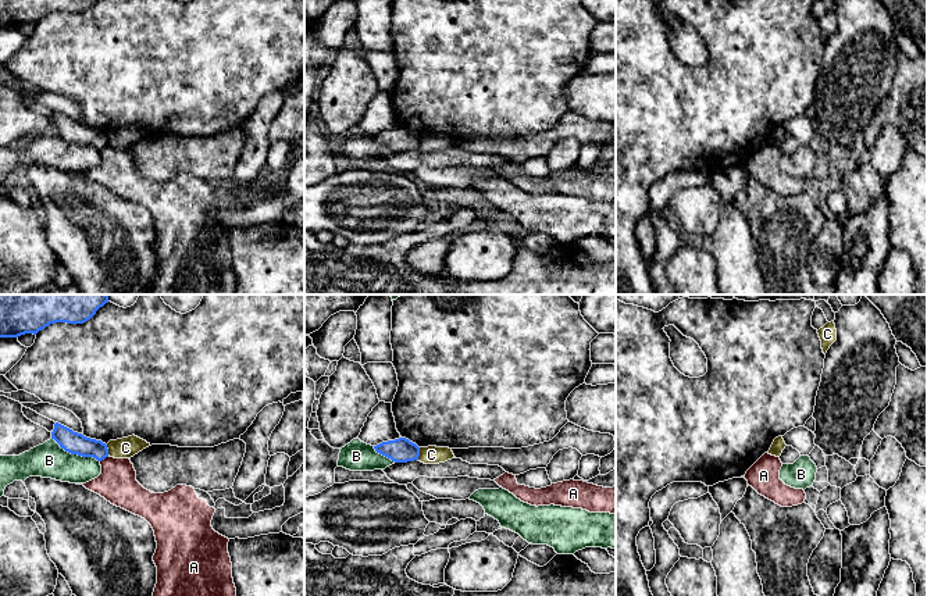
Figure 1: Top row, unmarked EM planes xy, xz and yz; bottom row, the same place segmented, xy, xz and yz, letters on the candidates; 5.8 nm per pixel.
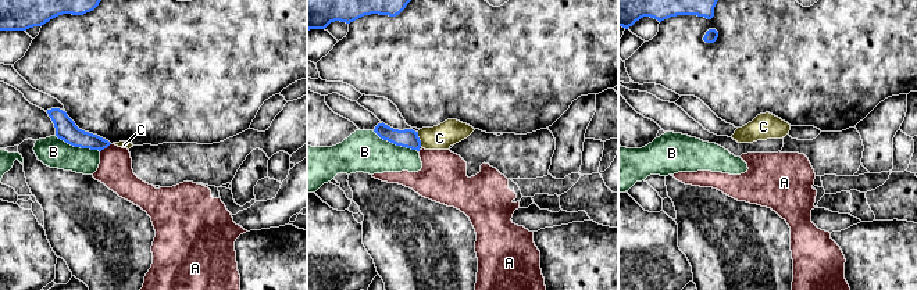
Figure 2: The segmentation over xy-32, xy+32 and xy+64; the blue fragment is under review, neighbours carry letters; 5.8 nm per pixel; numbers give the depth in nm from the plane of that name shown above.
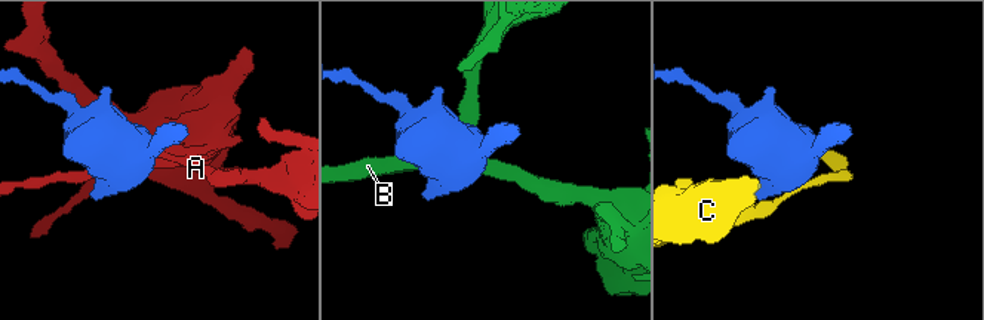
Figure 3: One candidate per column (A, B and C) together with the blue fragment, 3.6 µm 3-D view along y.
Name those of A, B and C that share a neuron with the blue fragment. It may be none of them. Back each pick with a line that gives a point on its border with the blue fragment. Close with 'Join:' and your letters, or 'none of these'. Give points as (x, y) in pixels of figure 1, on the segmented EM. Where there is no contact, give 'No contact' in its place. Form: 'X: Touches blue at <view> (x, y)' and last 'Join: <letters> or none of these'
Join: none of these

